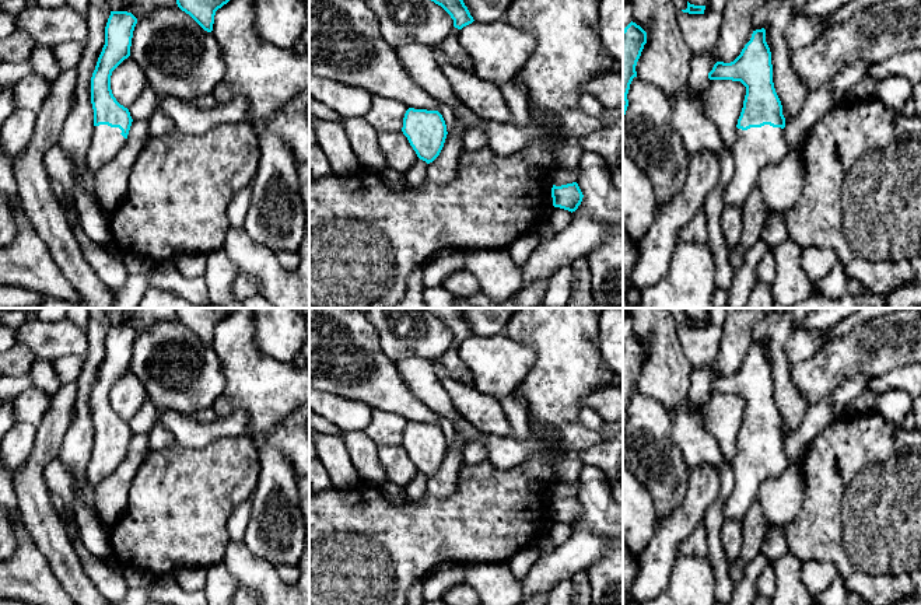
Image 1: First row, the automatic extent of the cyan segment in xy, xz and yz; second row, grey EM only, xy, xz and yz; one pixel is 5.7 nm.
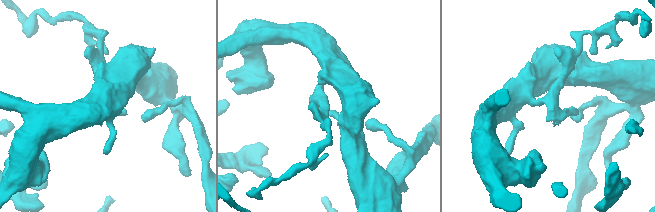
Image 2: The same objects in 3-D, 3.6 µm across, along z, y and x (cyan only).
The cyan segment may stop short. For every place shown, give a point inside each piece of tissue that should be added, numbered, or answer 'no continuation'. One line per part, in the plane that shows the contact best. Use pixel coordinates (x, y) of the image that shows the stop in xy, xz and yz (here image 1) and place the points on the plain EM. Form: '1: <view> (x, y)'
1: yz (755, 462)

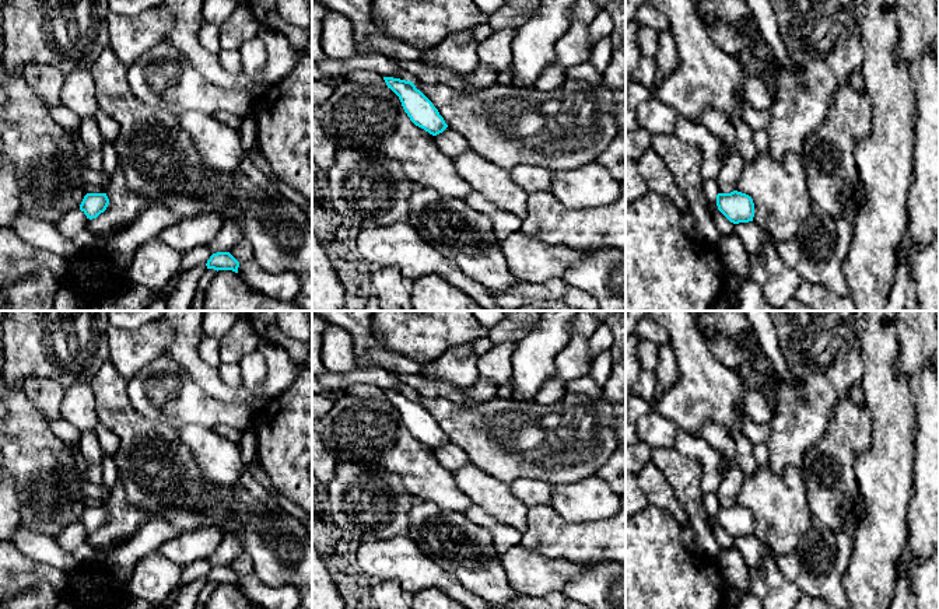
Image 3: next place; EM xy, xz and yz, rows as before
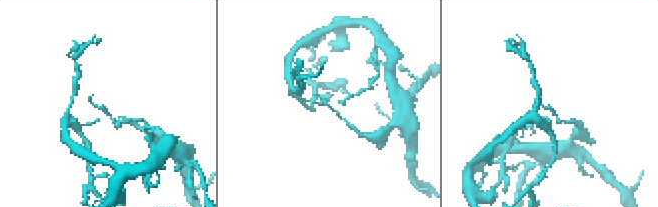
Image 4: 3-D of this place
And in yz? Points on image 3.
1: yz (726, 493)

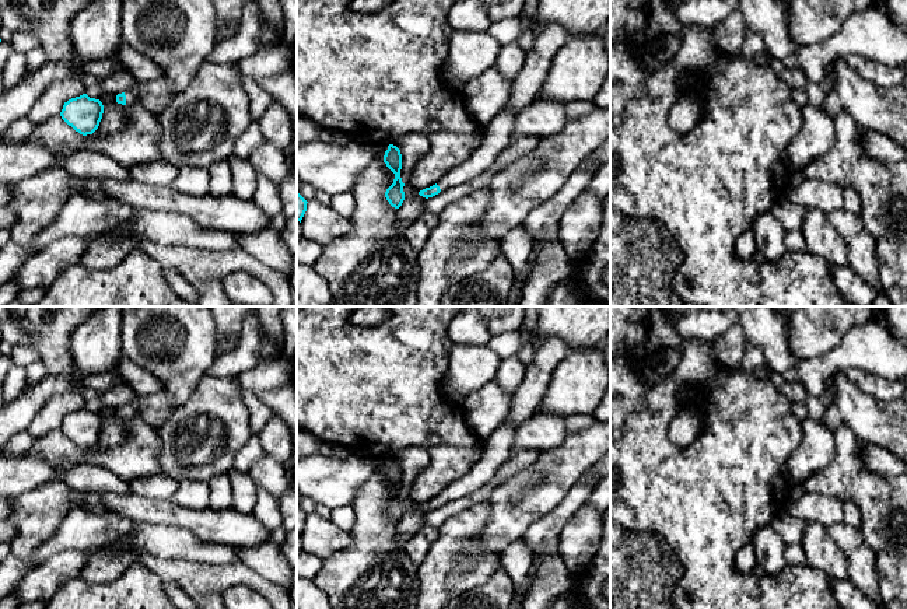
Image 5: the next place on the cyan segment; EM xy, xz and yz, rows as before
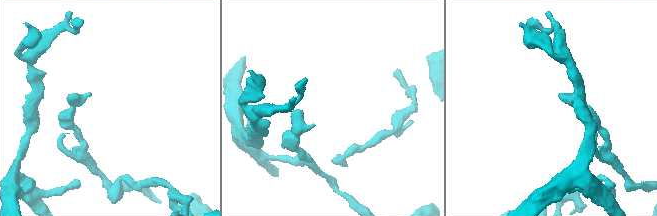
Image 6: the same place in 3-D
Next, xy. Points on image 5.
1: xy (132, 410)

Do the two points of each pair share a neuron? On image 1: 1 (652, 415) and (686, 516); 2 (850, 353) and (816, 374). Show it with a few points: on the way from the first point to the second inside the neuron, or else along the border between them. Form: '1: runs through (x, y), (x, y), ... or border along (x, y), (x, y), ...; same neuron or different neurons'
1: border along (690, 472), (686, 499), (658, 525); different neurons
2: runs through (841, 359), (825, 373); same neuron

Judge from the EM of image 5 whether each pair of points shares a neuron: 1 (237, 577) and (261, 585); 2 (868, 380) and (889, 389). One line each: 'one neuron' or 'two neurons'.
1: one neuron
2: one neuron

